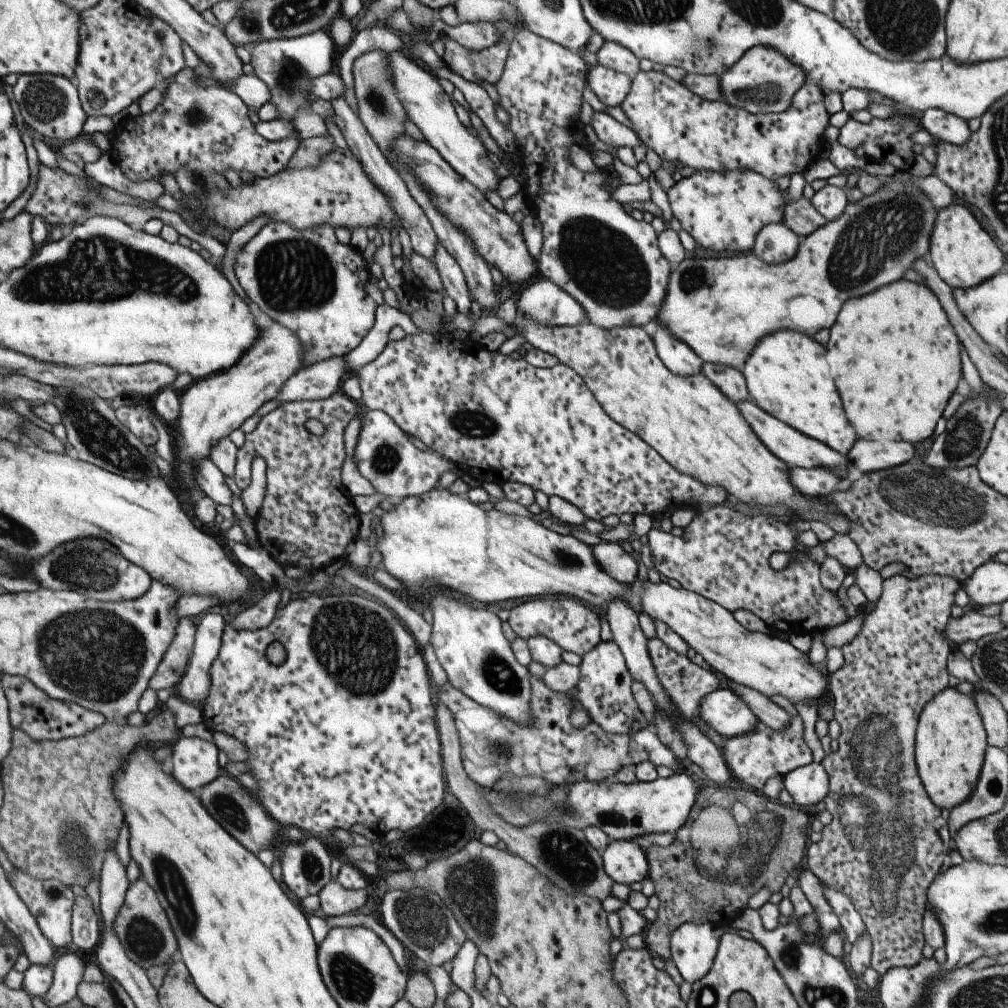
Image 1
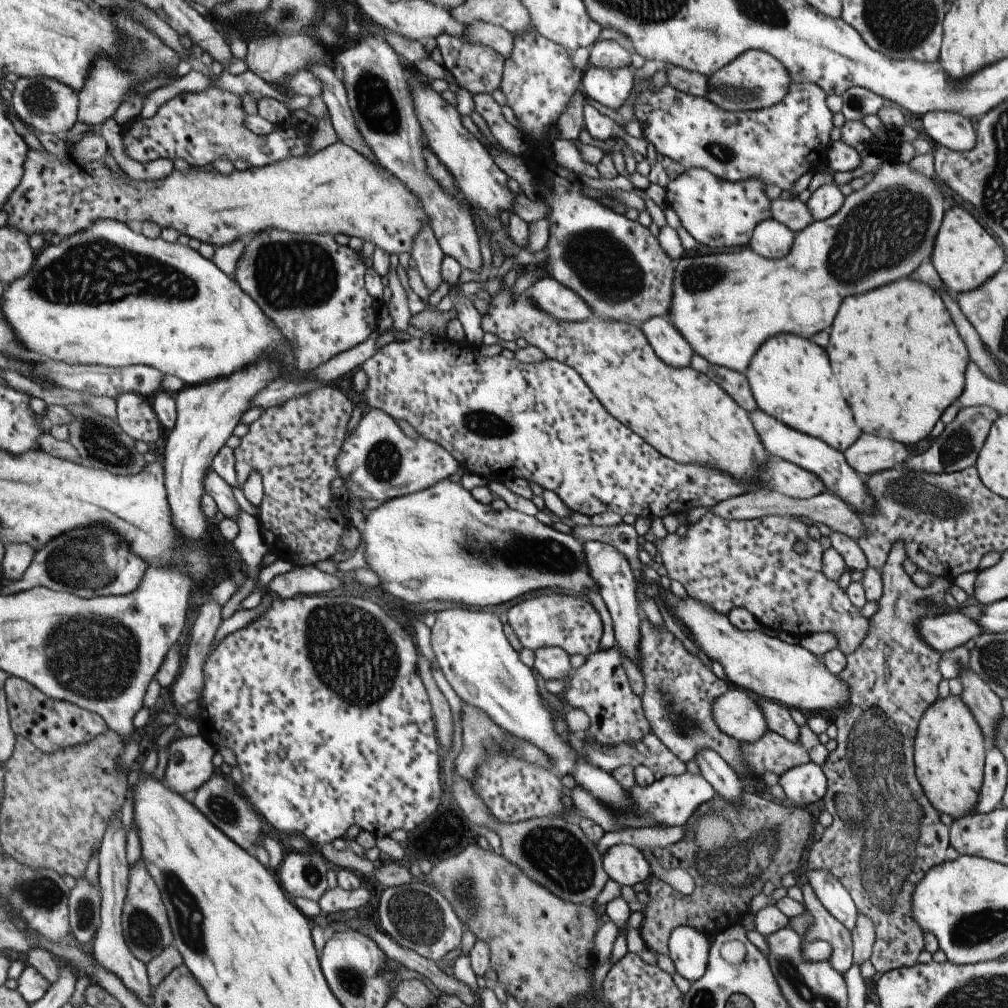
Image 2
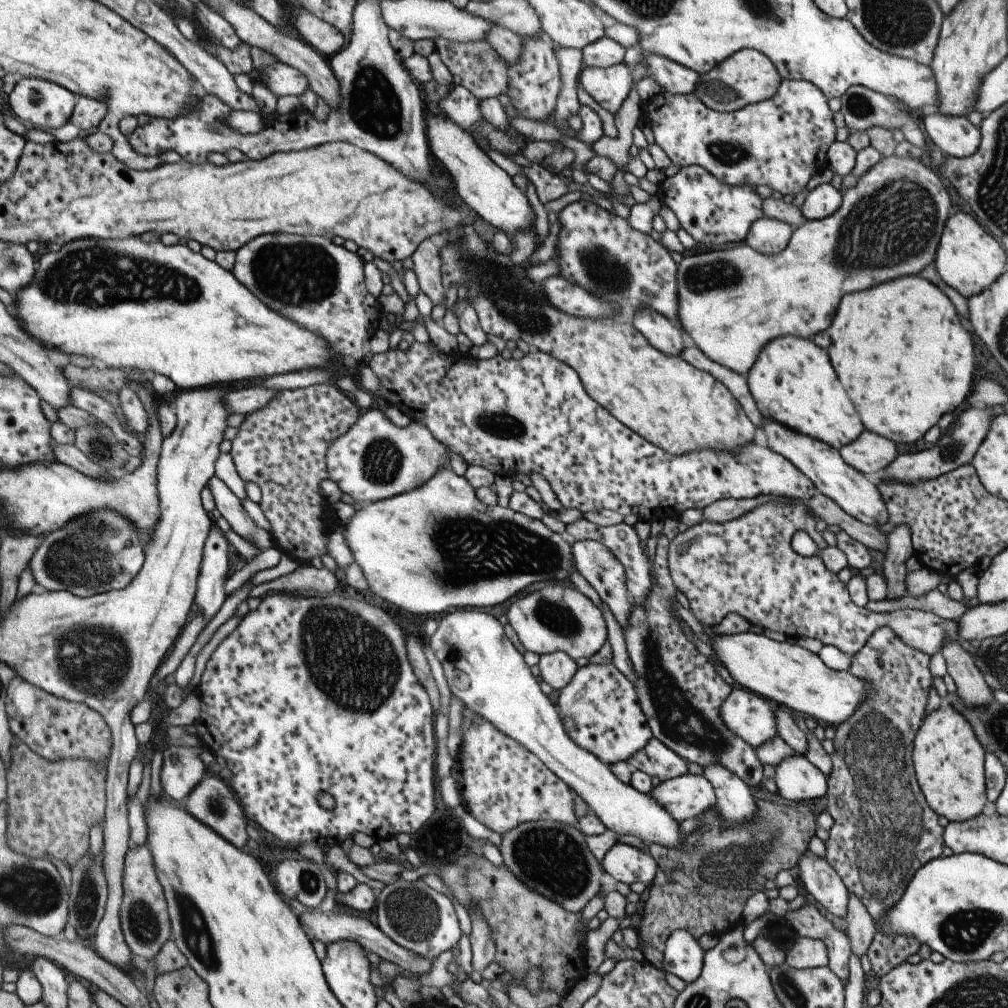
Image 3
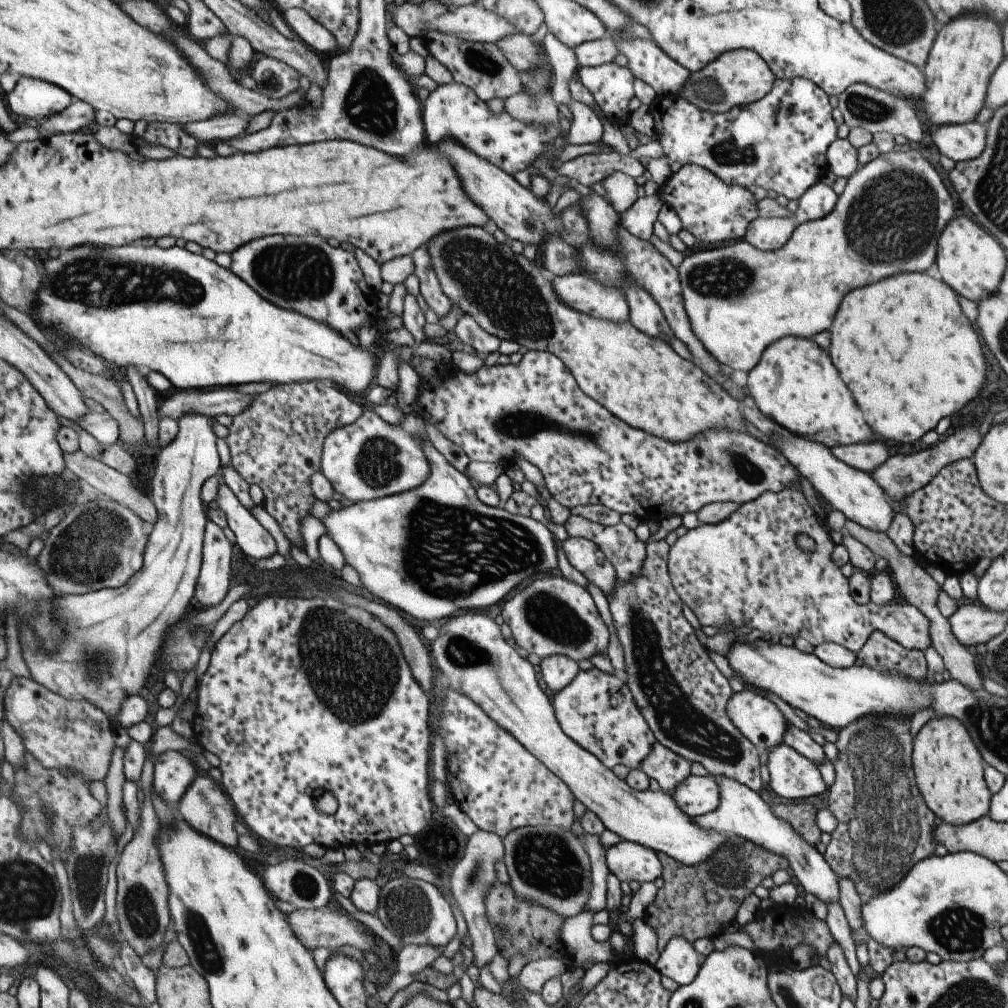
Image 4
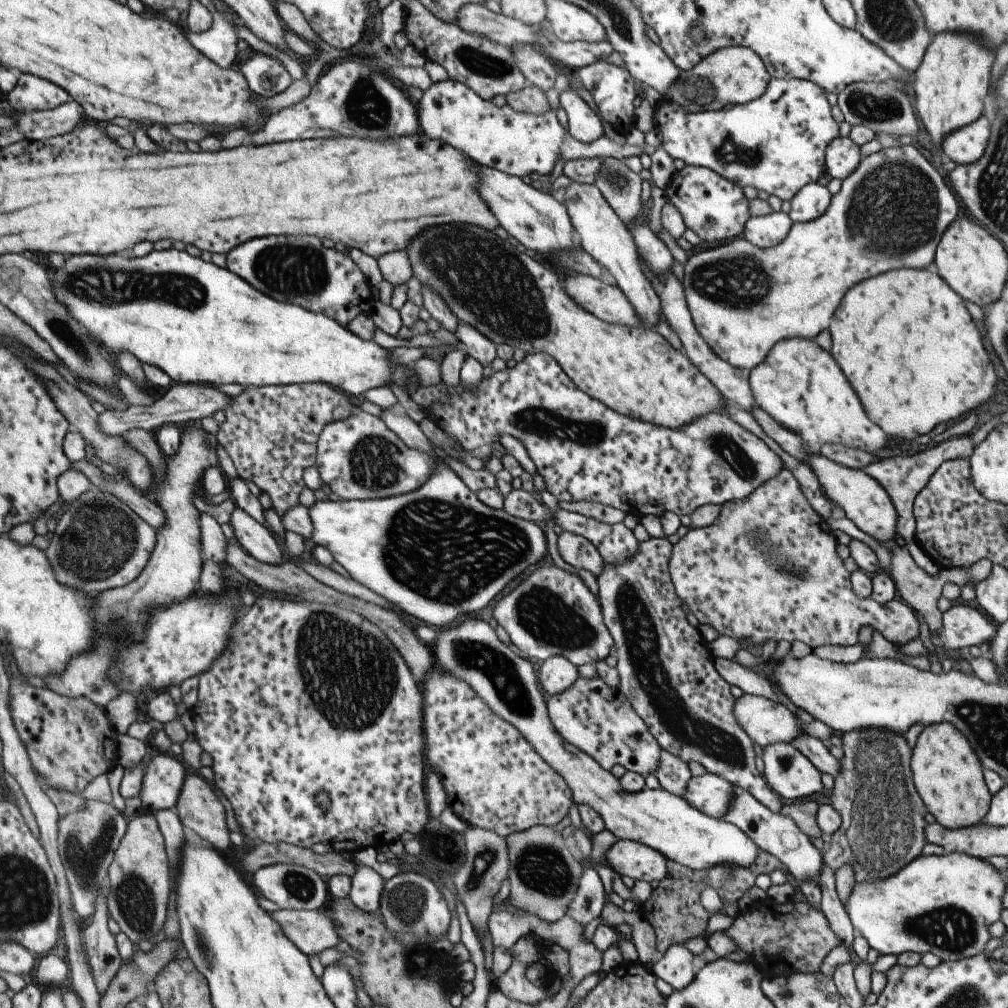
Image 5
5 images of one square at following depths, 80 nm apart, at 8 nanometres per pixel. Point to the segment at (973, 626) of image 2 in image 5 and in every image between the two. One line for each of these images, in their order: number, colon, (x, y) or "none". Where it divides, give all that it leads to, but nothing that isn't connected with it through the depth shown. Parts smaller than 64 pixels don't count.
3: (746, 565)
4: (746, 570)
5: (767, 569)

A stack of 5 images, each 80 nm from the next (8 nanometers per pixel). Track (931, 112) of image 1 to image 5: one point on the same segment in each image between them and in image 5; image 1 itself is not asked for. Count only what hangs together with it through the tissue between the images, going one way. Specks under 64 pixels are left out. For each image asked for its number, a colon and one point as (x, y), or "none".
2: (955, 132)
3: (954, 135)
4: (960, 142)
5: (963, 146)

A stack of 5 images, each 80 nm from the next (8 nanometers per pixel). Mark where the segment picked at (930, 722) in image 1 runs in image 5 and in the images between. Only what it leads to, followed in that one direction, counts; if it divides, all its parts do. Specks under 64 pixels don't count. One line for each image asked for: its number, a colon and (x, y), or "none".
2: (948, 755)
3: (948, 760)
4: (948, 771)
5: (946, 774)

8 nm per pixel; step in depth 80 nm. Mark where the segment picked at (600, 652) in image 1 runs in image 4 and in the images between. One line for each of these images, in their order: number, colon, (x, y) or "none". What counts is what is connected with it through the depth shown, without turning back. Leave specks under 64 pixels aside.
2: (600, 687)
3: (599, 708)
4: (596, 710)

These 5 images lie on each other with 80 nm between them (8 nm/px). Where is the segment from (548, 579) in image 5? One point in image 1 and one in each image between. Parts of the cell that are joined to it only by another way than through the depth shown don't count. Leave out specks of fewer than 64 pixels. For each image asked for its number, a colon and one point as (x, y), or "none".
1: (572, 626)
2: (568, 621)
3: (558, 618)
4: (552, 616)

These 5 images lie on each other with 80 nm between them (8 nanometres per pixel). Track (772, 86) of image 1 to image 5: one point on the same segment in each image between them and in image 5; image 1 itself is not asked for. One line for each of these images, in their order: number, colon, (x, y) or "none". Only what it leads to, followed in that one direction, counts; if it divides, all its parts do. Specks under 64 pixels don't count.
2: (754, 80)
3: (746, 77)
4: (738, 77)
5: (732, 75)

